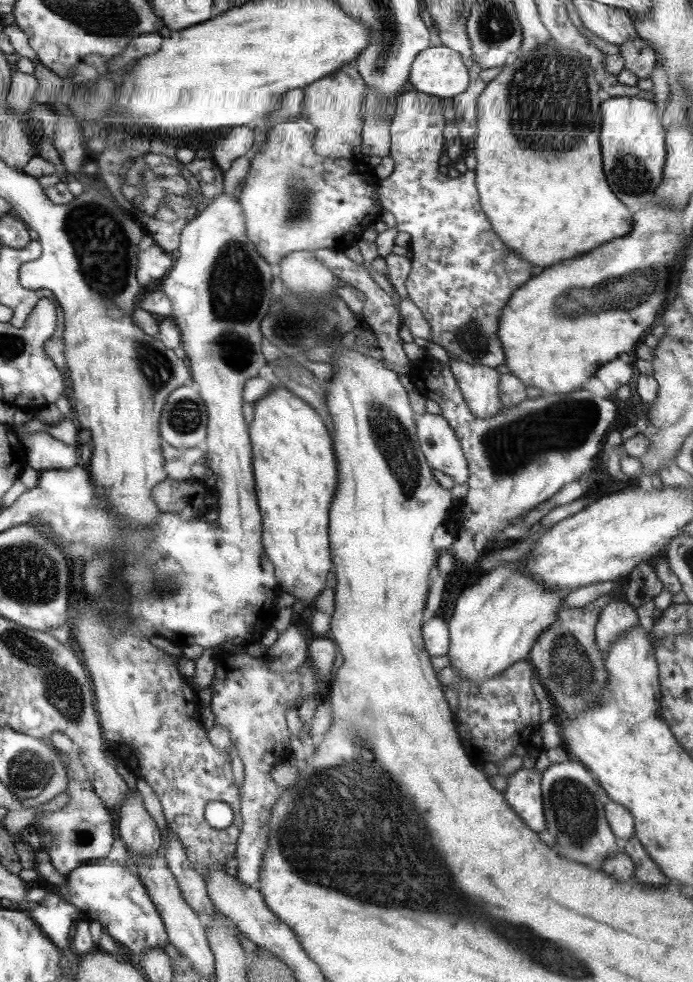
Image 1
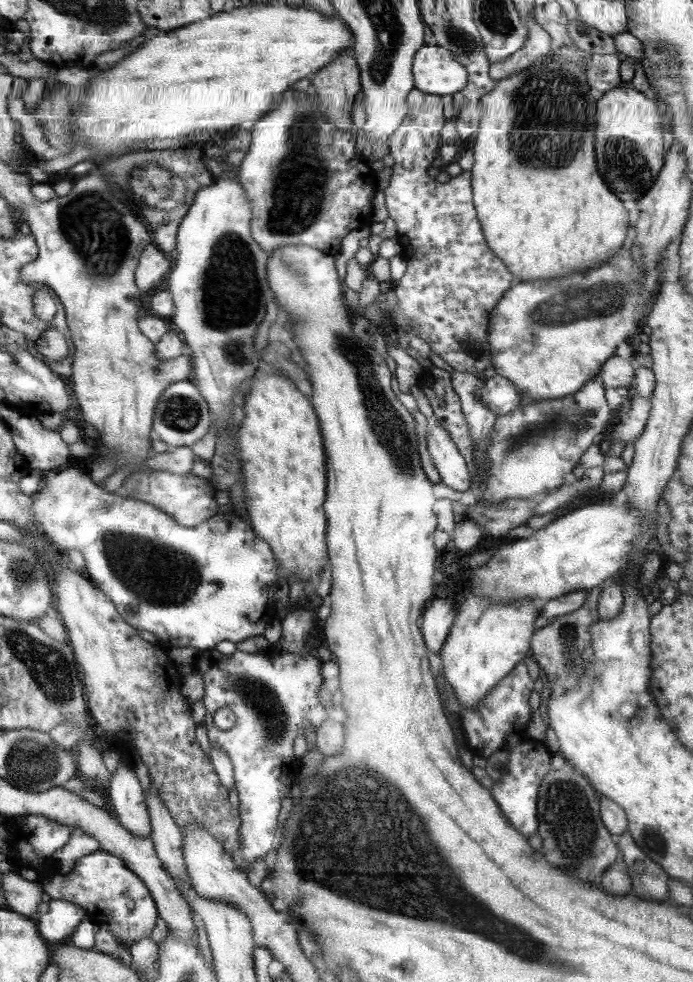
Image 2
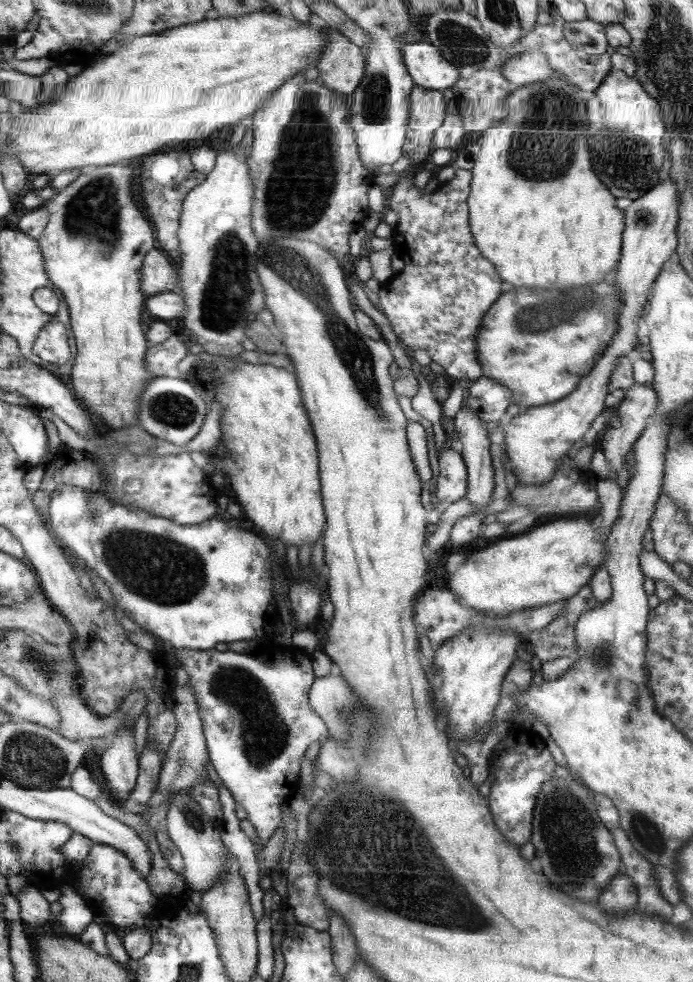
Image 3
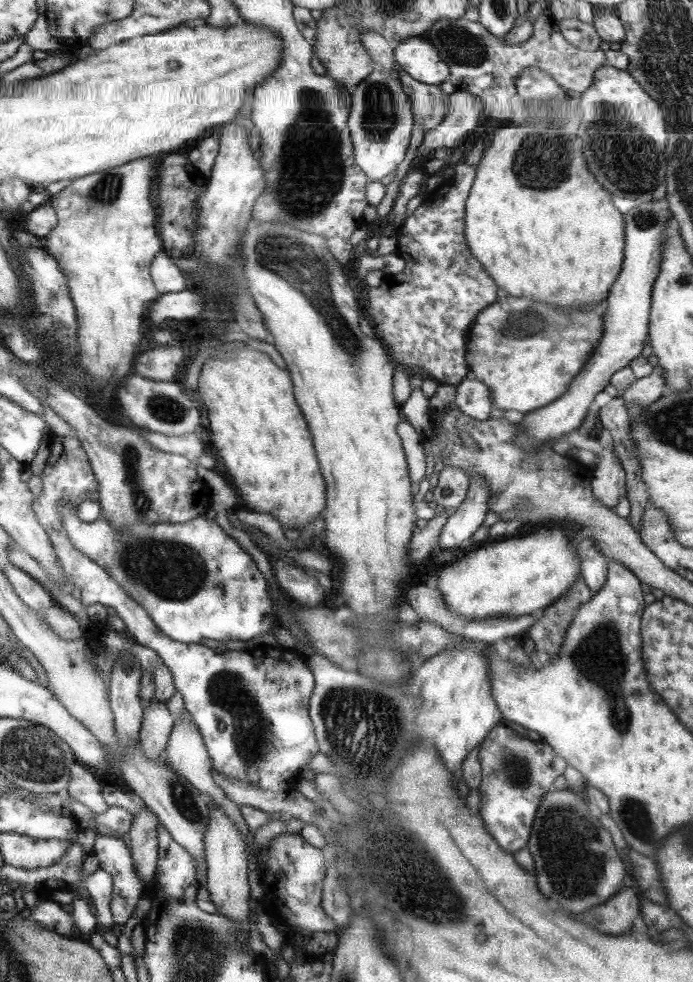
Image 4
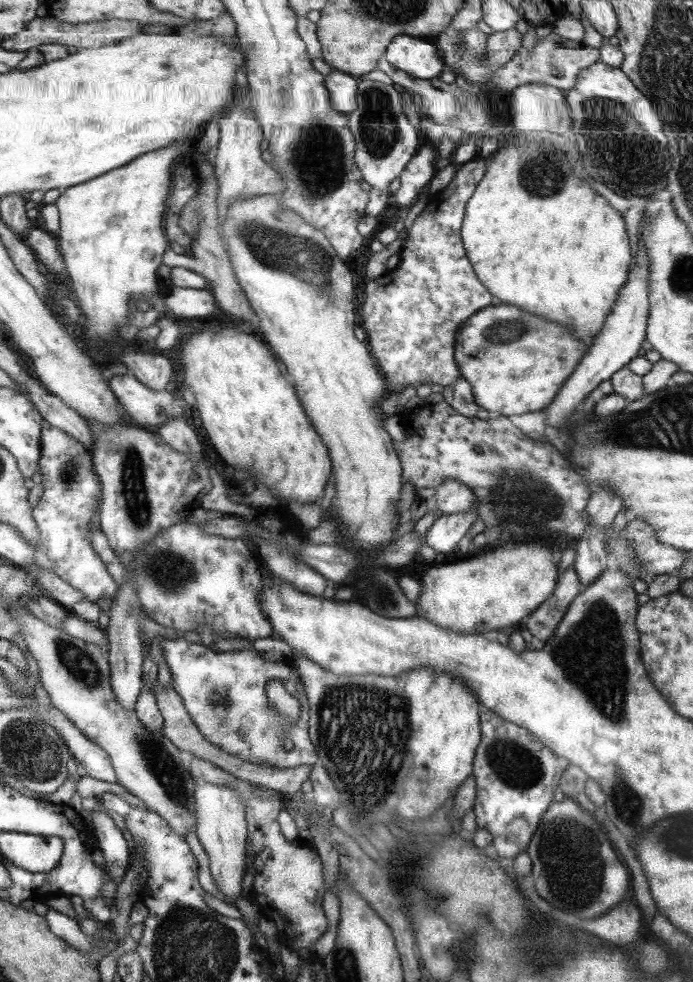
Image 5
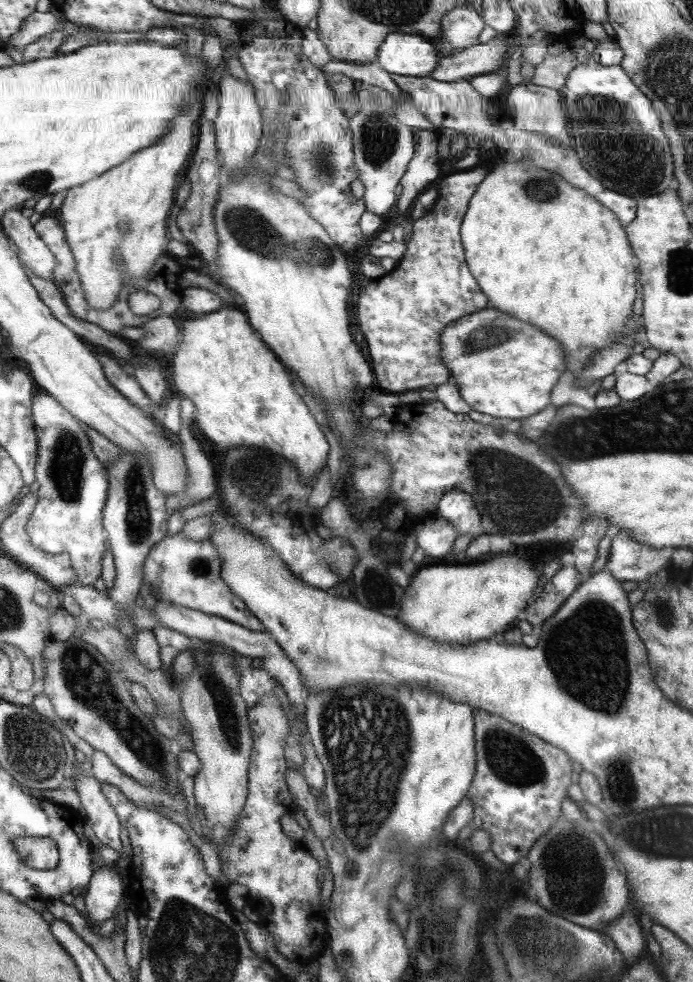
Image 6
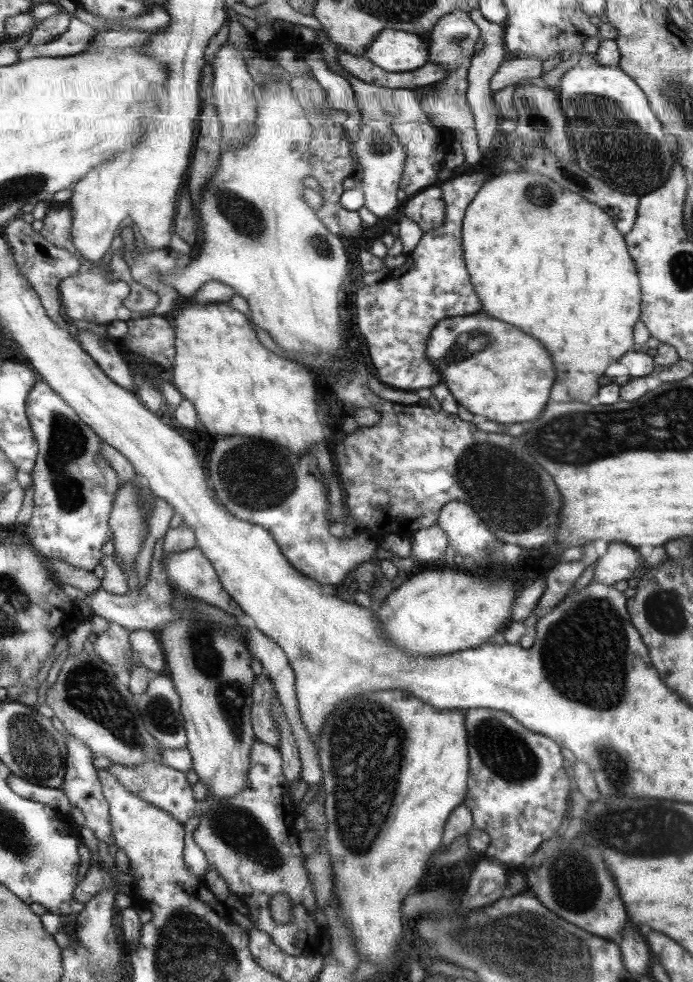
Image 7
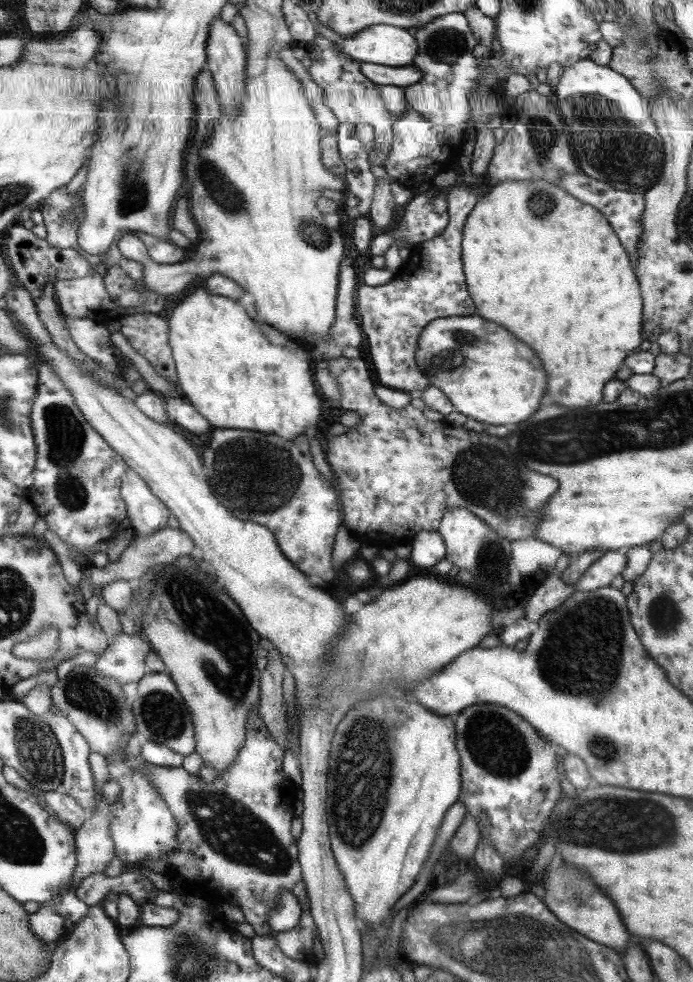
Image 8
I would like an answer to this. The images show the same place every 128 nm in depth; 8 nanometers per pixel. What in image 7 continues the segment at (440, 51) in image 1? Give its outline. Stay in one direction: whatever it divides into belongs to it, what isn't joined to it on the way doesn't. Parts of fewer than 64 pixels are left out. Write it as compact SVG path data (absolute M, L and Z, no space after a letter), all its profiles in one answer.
M381 30L365 50L365 57L390 72L408 72L426 64L428 45L419 35L401 30Z

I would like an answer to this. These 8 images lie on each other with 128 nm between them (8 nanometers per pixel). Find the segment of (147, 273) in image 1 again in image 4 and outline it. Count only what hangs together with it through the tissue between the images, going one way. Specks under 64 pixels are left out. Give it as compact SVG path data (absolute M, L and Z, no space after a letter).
M168 251L159 252L150 265L150 276L160 295L169 292L180 292L189 287L183 272L174 264Z

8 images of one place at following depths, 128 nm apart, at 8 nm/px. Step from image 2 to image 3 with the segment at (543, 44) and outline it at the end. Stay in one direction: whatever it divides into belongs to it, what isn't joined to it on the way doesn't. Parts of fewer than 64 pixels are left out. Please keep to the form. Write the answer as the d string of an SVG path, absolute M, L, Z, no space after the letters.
M527 50L504 64L503 73L515 87L520 87L533 82L544 82L554 75L554 70L545 54Z

